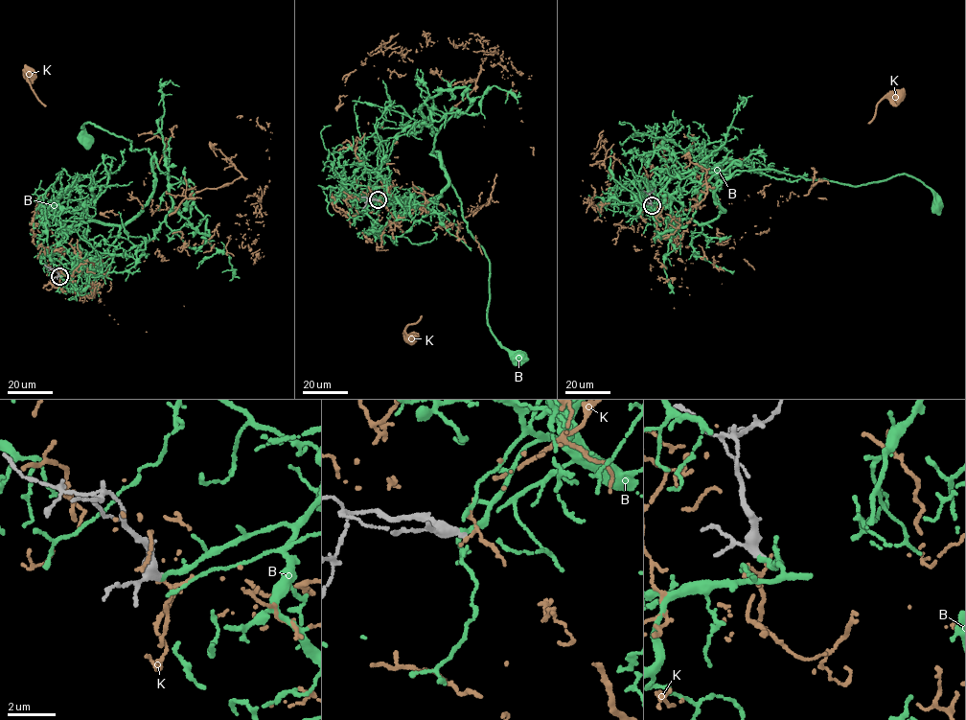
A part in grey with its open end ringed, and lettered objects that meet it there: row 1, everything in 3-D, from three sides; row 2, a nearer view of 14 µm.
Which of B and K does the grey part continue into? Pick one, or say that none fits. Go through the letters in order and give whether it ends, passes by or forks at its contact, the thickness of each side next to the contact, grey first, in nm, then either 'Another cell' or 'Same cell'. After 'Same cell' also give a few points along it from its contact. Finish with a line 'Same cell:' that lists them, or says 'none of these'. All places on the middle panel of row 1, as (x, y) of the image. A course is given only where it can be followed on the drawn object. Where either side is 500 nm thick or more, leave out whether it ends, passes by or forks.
B: It passes by. Thickness 340 nm (grey) against 120 nm. Same cell. Its course: (378, 199), (387, 191), (403, 207), (436, 201), (448, 181), (439, 151), (488, 259), (490, 331), (517, 357)
K: It passes by. Thickness 260 nm (grey) against 110 nm. Another cell
Same cell: B

